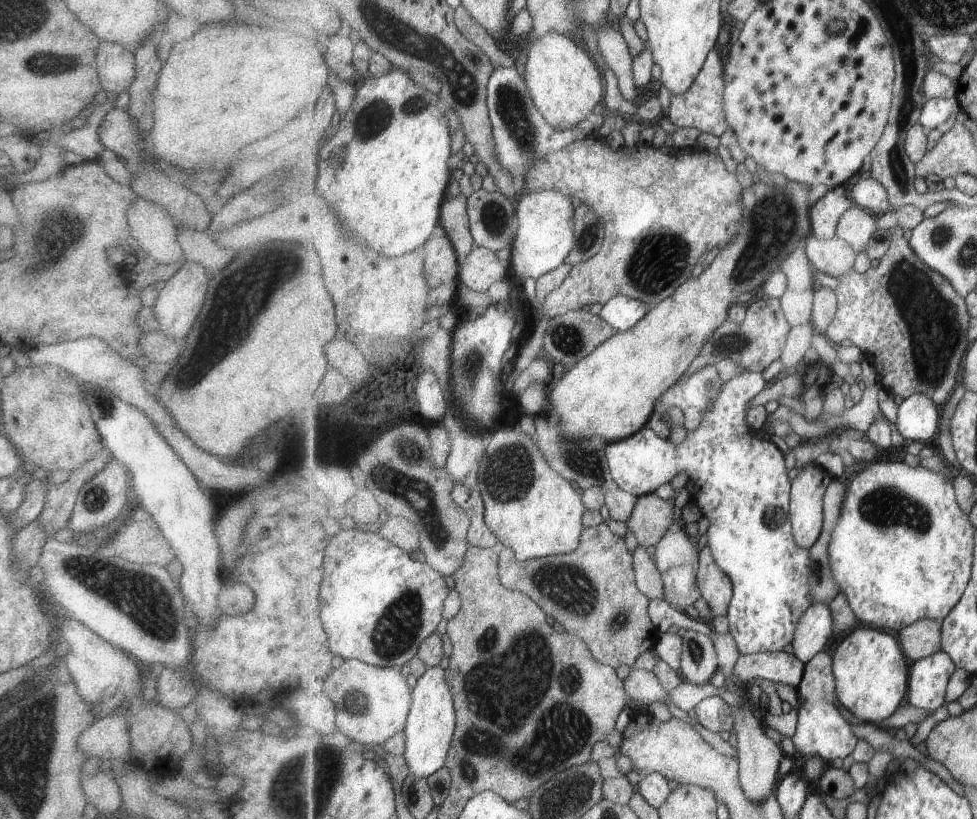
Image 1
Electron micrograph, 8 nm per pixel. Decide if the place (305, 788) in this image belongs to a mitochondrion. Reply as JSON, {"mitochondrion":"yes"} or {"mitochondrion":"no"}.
{"mitochondrion":"yes"}

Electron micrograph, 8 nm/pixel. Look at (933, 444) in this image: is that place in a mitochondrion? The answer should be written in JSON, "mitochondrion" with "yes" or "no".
{"mitochondrion":"no"}

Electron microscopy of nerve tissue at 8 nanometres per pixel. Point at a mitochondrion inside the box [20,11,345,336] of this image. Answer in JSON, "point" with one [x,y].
{"point":[32,64]}

